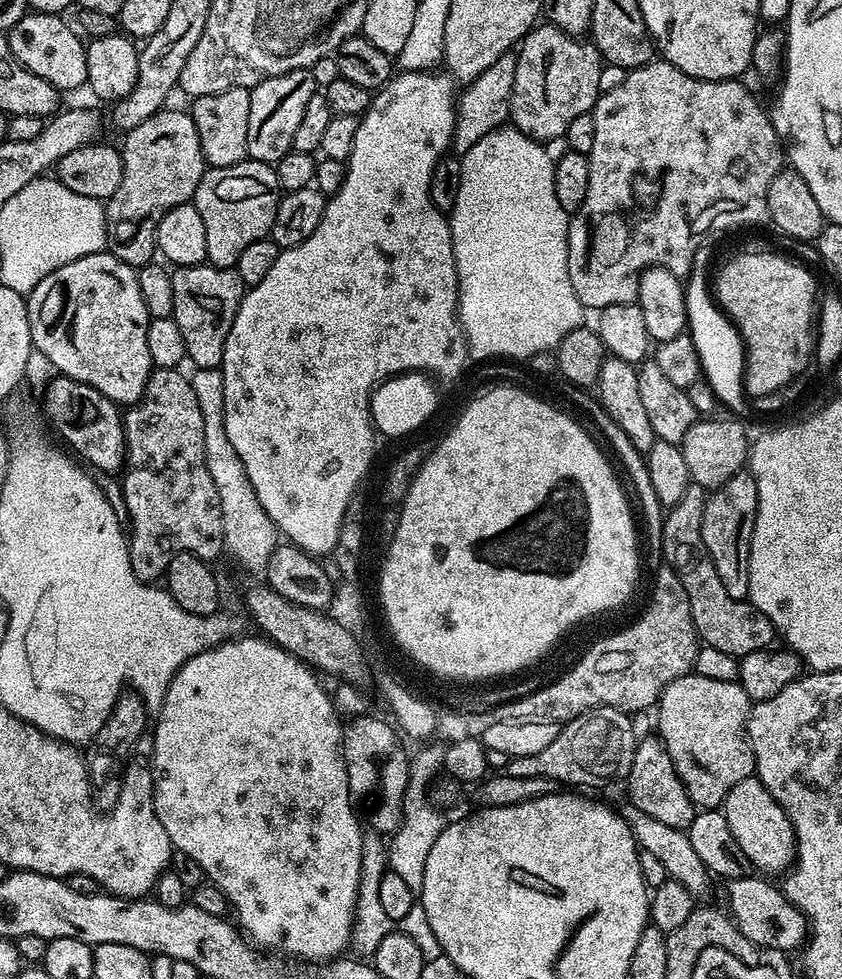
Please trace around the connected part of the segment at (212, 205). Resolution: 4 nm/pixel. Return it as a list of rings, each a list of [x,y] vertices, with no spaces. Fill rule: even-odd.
[[[247,159],[229,168],[208,168],[194,197],[206,226],[207,263],[215,268],[235,268],[250,242],[263,240],[271,233],[281,195],[276,169],[271,164]]]

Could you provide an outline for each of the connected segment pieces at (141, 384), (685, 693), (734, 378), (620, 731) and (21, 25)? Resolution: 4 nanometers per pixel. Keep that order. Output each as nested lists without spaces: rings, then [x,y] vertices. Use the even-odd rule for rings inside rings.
[[[95,252],[54,270],[54,274],[46,274],[46,278],[42,278],[42,282],[38,282],[26,297],[33,349],[39,355],[41,352],[56,367],[59,375],[94,386],[94,390],[118,406],[131,406],[140,400],[154,371],[146,343],[150,317],[146,302],[142,302],[142,290],[138,290],[136,274],[133,265],[122,262],[111,252]]]
[[[689,674],[678,678],[674,682],[670,682],[670,686],[666,686],[666,690],[659,698],[658,710],[658,738],[664,743],[666,754],[670,754],[670,762],[674,762],[674,770],[678,774],[678,778],[686,786],[686,794],[691,798],[693,804],[700,810],[716,810],[721,807],[726,798],[726,794],[730,794],[730,790],[734,790],[734,786],[738,786],[738,782],[742,782],[746,777],[753,775],[756,770],[756,759],[752,753],[752,748],[748,745],[748,710],[750,701],[746,690],[739,682],[714,682],[710,678],[702,678],[695,674]]]
[[[697,262],[686,277],[684,297],[686,298],[687,335],[692,337],[694,350],[698,350],[698,362],[702,379],[710,386],[717,401],[729,408],[729,413],[740,414],[750,408],[750,400],[744,390],[744,340],[736,325],[729,320],[724,309],[714,299],[714,288],[710,283],[710,272]]]
[[[595,708],[567,721],[558,738],[554,738],[554,742],[539,754],[511,757],[507,761],[506,772],[514,778],[546,778],[560,786],[592,790],[588,788],[608,784],[611,780],[623,781],[628,777],[634,766],[637,743],[629,713],[616,708]]]
[[[29,11],[28,15],[23,16],[6,32],[8,45],[17,62],[32,74],[38,74],[38,78],[50,82],[50,86],[54,86],[61,93],[72,92],[75,88],[83,89],[88,82],[86,74],[88,50],[85,41],[83,39],[80,41],[81,33],[75,27],[72,29],[64,19],[63,15],[51,16]]]

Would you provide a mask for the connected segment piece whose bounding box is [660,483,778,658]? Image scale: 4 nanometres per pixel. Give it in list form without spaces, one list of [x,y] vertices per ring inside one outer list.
[[[689,484],[686,494],[673,508],[667,509],[668,517],[660,528],[660,544],[664,547],[663,563],[678,574],[686,598],[690,598],[690,614],[694,618],[697,637],[704,644],[715,646],[734,657],[754,654],[763,648],[773,647],[778,633],[776,627],[748,600],[730,598],[726,594],[718,570],[714,570],[702,542],[702,510],[706,499],[706,489],[700,484]]]

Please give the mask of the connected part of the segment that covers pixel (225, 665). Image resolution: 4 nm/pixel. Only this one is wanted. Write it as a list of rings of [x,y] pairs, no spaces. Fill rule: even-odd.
[[[237,635],[222,644],[215,644],[210,650],[191,656],[168,684],[166,698],[154,720],[156,733],[152,736],[150,767],[154,810],[158,814],[158,822],[162,822],[170,838],[173,849],[198,862],[205,877],[227,898],[234,916],[236,912],[235,923],[253,945],[261,949],[273,948],[274,951],[285,952],[288,956],[297,956],[298,959],[304,960],[300,962],[335,960],[343,953],[340,952],[343,948],[349,947],[352,938],[366,835],[361,817],[354,807],[354,797],[348,781],[348,767],[344,761],[342,717],[336,712],[330,692],[320,685],[321,677],[304,661],[261,635],[244,635]]]

